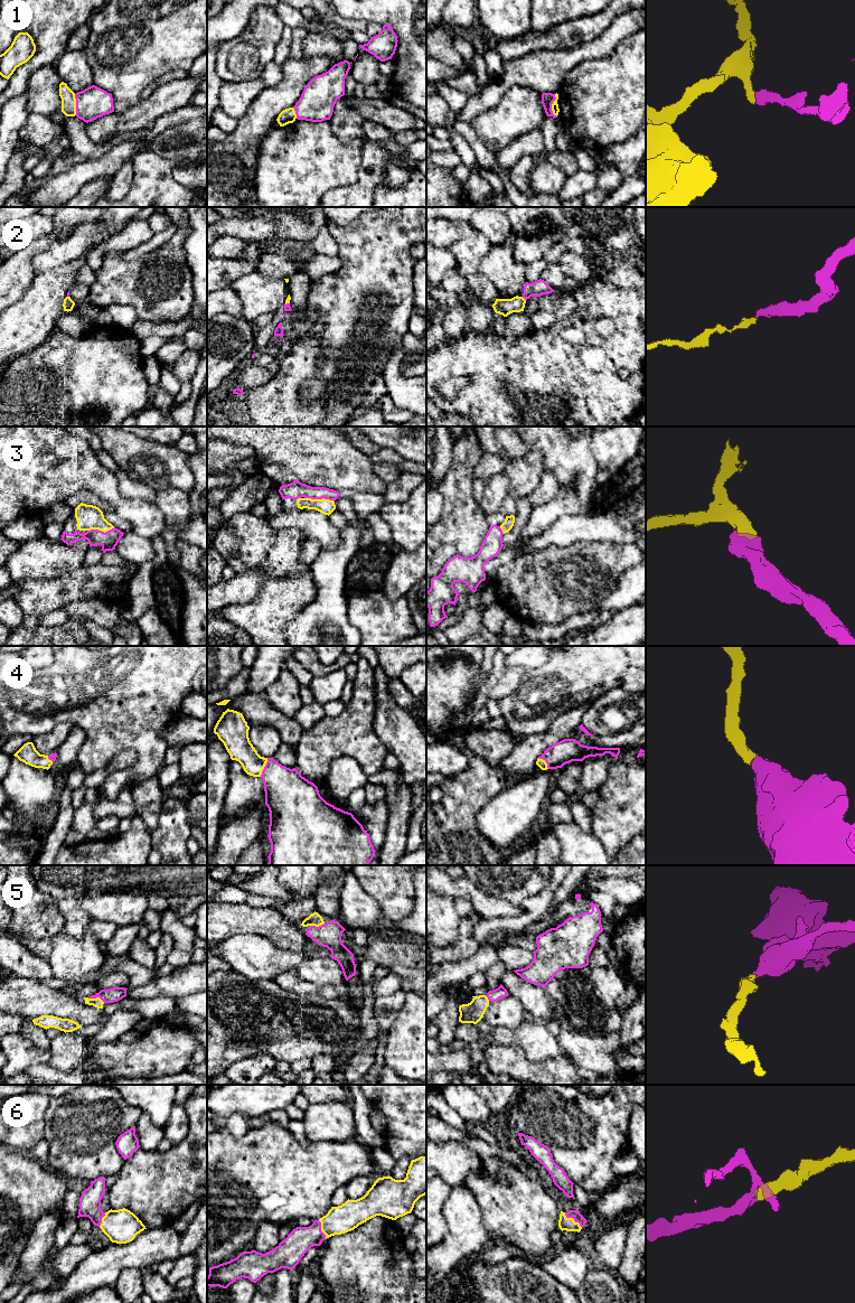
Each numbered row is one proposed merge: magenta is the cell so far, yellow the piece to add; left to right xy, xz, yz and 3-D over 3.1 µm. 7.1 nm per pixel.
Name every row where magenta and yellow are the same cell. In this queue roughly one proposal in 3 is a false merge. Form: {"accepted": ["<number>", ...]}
{"accepted": ["3", "4", "5", "6"]}

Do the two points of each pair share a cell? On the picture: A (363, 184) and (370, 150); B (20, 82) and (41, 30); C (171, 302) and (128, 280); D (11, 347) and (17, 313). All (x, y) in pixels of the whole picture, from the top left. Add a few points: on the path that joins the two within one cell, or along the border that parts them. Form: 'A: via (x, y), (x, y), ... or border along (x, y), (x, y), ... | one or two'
A: via (372, 176), (375, 172), (375, 159) | one
B: via (27, 69), (41, 55), (41, 43) | one
C: via (157, 307), (146, 312), (142, 300), (137, 294) | one
D: via (11, 339), (11, 336), (17, 330), (17, 321) | one

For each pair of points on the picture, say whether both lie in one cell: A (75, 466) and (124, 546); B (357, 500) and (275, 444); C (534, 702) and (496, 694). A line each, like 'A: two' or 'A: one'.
A: two
B: two
C: two

